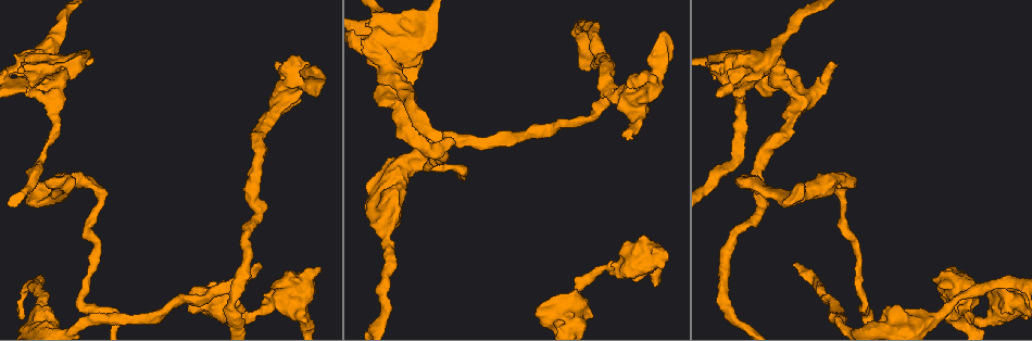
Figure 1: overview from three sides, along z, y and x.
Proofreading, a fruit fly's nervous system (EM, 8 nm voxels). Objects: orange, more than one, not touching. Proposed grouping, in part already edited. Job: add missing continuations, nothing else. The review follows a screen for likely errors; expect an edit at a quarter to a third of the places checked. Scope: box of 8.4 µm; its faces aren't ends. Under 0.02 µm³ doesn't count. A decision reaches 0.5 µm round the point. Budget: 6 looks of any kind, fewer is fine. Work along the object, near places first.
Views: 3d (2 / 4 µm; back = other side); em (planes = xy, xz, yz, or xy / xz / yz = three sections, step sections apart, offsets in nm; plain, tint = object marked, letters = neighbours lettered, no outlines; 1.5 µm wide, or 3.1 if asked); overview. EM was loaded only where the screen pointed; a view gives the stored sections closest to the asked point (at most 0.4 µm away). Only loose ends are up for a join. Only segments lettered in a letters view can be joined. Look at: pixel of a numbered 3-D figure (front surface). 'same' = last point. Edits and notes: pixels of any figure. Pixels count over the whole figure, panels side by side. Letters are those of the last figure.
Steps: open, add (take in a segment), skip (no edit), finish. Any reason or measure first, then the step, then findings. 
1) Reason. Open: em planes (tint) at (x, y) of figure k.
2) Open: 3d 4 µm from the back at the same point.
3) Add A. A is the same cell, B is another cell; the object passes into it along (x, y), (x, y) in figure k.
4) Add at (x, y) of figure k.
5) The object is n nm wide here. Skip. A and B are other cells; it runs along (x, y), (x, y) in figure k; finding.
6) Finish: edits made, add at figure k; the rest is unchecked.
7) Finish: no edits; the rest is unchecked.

Branch stops here. Open: em planes (letters) at (713, 64) of figure 1.

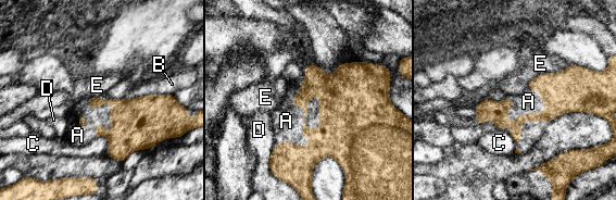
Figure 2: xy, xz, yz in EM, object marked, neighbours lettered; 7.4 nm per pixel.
Add A. A is the same cell, B, C, D and E are other cells; the object passes into it along (558, 95), (530, 113), (528, 101) in figure 2; the neuron continues.

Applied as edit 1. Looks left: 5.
Branch stops here. Open: em planes (plain) at (782, 202) of figure 1.

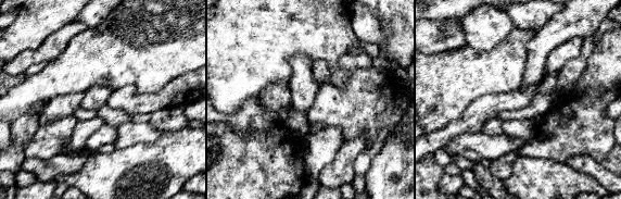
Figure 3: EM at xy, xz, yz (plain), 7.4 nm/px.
See the neighbours. Open: em planes (letters) at the same point.

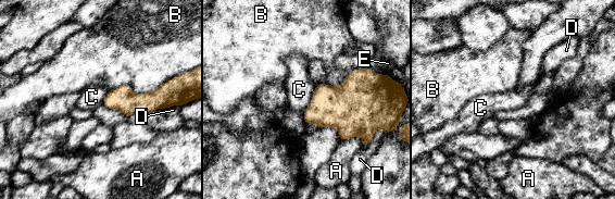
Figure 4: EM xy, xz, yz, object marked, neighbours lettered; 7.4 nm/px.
Skip. A, B, C, D and E are other cells; a border runs along (184, 72), (150, 91), (109, 90) in figure 4; no lettered segment goes on from it.

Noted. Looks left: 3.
See it whole again. Open: overview.

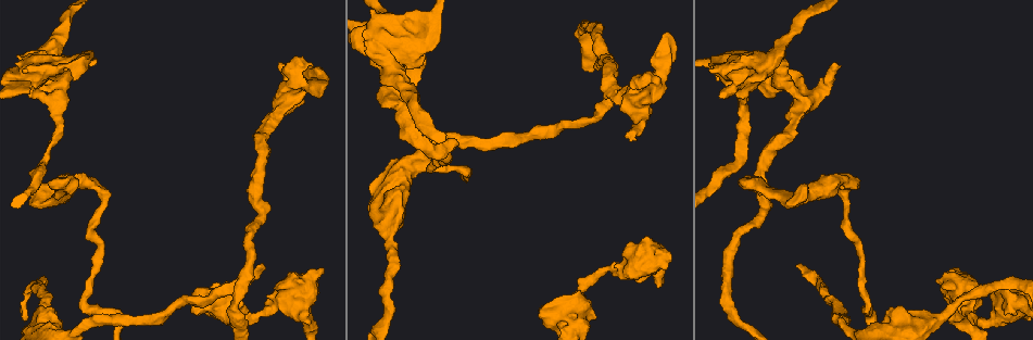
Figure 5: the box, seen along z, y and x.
An open end. Open: em yz step 8 (tint) at (834, 64) of figure 5.

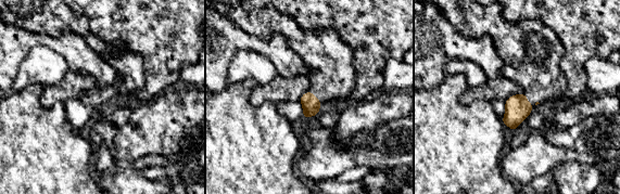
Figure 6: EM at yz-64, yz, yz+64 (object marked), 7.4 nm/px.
Open: em planes (letters) at the same point.

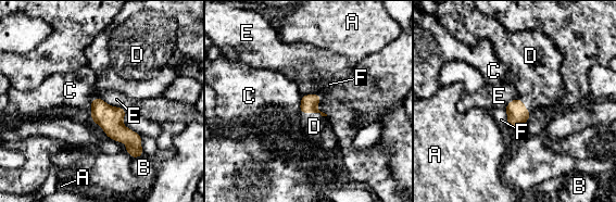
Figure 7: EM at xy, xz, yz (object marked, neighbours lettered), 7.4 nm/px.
Add D. D is the same cell, A, B, C, E and F are other cells; the object passes into it along (309, 102), (313, 112), (314, 126) in figure 7; the neuron continues.

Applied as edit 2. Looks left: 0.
Finish: edits made, add at figure 2, add at figure 7; the rest is unchecked.

